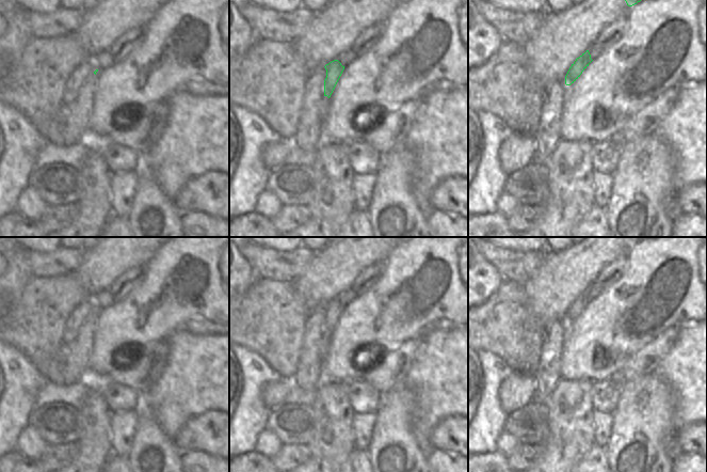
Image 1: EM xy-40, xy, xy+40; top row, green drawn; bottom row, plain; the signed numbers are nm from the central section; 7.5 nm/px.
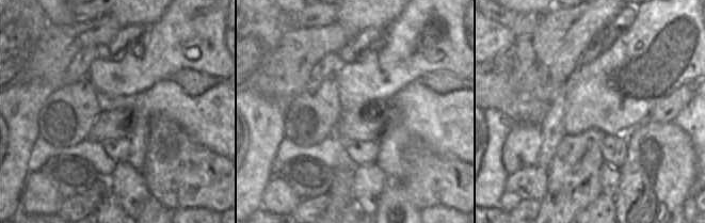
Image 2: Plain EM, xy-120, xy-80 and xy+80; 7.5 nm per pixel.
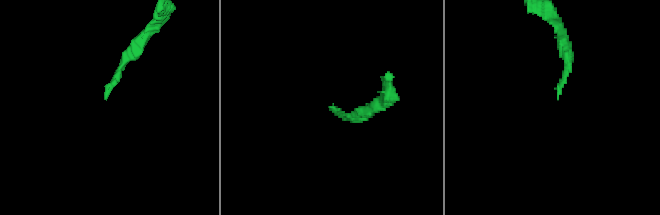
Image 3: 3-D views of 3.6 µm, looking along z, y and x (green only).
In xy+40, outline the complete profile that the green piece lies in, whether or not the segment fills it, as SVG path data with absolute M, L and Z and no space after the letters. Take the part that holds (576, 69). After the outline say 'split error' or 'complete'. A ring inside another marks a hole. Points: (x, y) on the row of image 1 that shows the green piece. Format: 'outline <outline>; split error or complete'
outline M589 50L577 58L565 76L565 84L571 85L574 83L592 61Z; complete

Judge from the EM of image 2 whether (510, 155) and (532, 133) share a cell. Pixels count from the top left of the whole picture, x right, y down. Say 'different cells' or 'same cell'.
same cell

